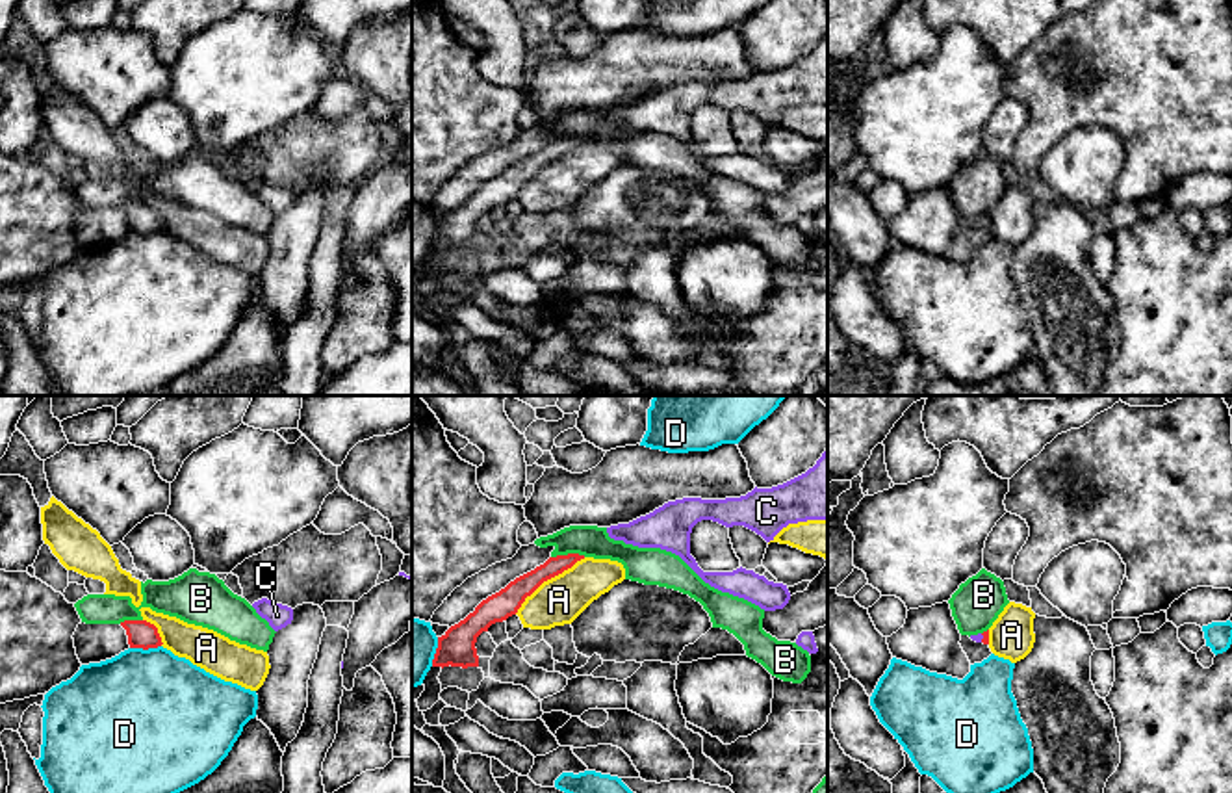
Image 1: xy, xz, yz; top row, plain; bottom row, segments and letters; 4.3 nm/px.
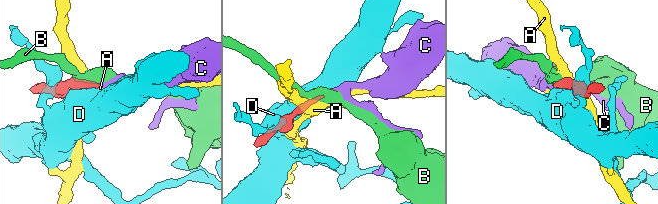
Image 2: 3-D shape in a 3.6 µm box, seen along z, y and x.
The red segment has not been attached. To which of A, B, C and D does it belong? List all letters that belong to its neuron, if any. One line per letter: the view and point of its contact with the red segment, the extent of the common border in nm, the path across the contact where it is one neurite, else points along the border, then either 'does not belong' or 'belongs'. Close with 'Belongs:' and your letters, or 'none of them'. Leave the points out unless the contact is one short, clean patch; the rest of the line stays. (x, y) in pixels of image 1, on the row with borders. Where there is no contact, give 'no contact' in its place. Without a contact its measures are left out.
A: contact xz (548, 578); length 400 nm; does not belong
B: contact xz (568, 554); length 150 nm; border xz (585, 556), (557, 554), (551, 558); does not belong
C: contact yz (984, 637); length 40 nm; way yz (986, 634), (984, 637), (978, 637); belongs
D: contact xy (145, 649); length 140 nm; does not belong
Belongs: C

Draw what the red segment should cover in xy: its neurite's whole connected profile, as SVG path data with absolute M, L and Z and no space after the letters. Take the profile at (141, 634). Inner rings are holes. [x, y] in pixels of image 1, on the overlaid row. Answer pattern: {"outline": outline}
{"outline": "M124 620L121 626L126 630L130 648L148 650L163 644L158 628L147 620Z"}

